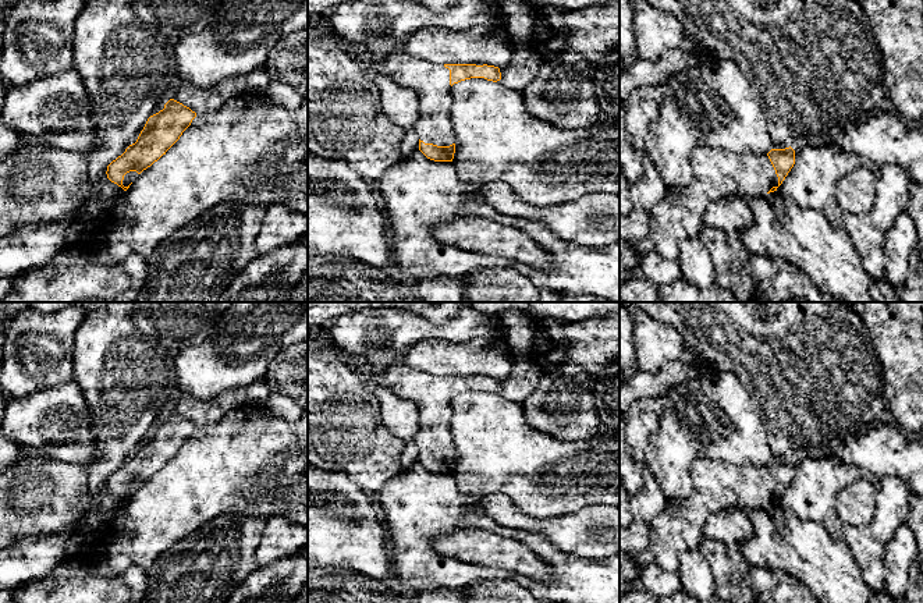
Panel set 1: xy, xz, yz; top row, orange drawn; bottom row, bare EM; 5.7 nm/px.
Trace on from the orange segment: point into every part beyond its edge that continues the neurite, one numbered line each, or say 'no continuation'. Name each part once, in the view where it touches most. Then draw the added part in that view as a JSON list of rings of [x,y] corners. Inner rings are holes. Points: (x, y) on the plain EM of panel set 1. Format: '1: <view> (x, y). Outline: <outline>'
1: yz (719, 486). Outline: [[[699,458],[692,464],[691,473],[693,493],[682,501],[668,501],[665,510],[649,525],[649,546],[636,557],[642,567],[657,564],[667,571],[677,571],[679,554],[700,545],[704,538],[703,526],[710,515],[739,508],[760,508],[778,499],[778,489],[767,467],[738,467]]]

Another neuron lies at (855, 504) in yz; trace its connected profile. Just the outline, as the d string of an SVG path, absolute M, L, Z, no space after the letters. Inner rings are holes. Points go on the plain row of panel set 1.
M866 479L848 485L837 494L834 508L839 519L846 525L870 524L877 512L874 486Z

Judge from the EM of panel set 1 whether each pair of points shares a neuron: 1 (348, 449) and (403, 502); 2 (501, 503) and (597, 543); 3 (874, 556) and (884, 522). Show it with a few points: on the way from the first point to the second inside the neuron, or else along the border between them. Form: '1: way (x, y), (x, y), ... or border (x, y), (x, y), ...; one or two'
1: border (401, 470), (375, 492); two
2: way (525, 522), (574, 532); one
3: way (874, 547), (874, 536), (880, 531); one

